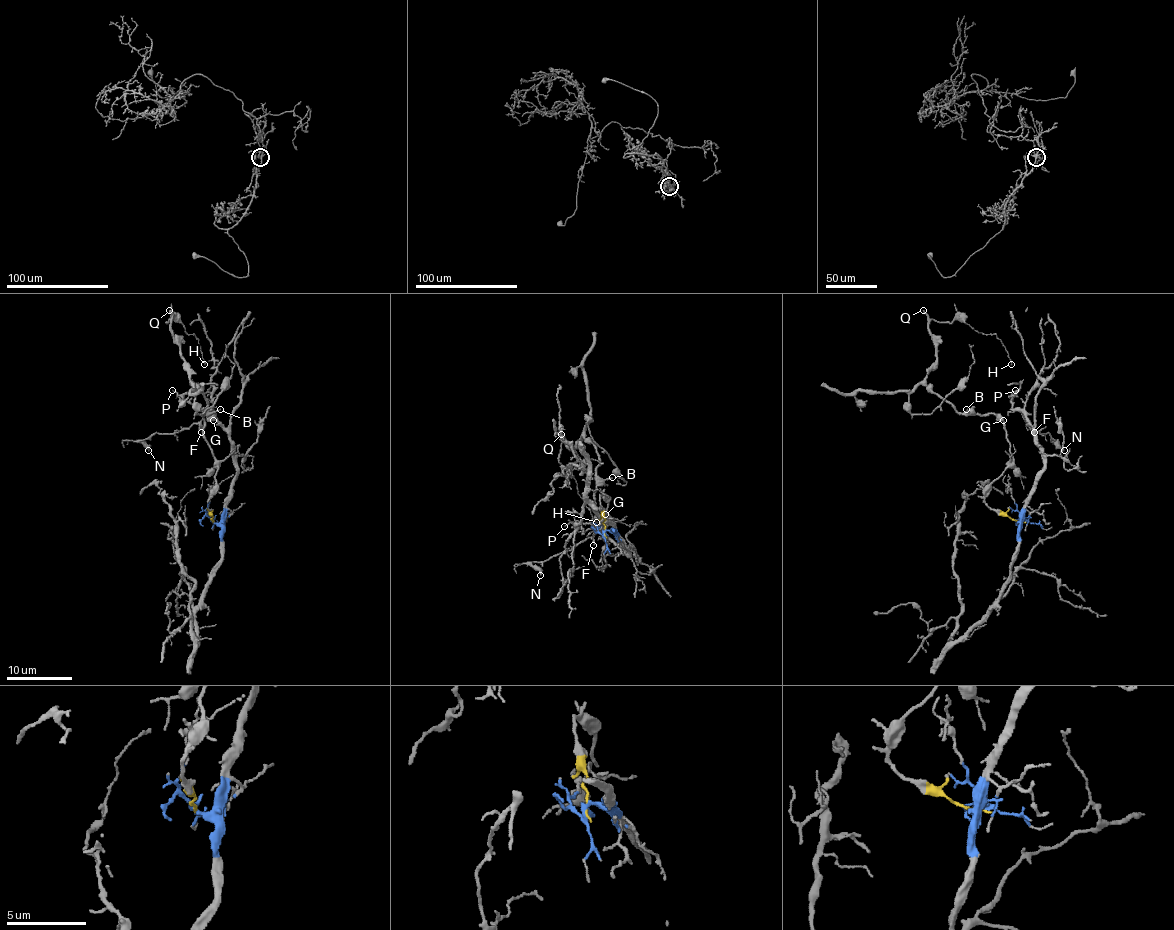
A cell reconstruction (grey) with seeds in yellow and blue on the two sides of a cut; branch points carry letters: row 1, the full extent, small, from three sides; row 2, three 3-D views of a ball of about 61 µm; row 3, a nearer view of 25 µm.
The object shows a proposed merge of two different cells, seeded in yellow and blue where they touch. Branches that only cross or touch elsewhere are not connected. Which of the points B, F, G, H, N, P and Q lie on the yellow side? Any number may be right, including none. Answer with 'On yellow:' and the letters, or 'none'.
On yellow: B, G, H, Q

